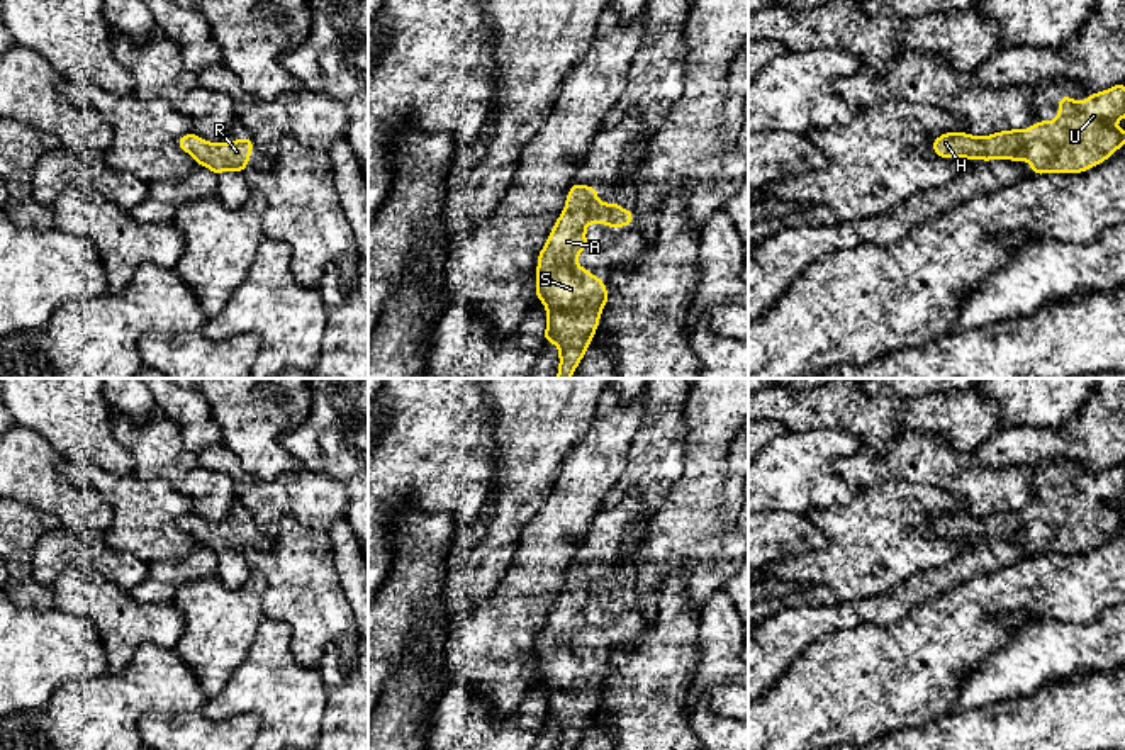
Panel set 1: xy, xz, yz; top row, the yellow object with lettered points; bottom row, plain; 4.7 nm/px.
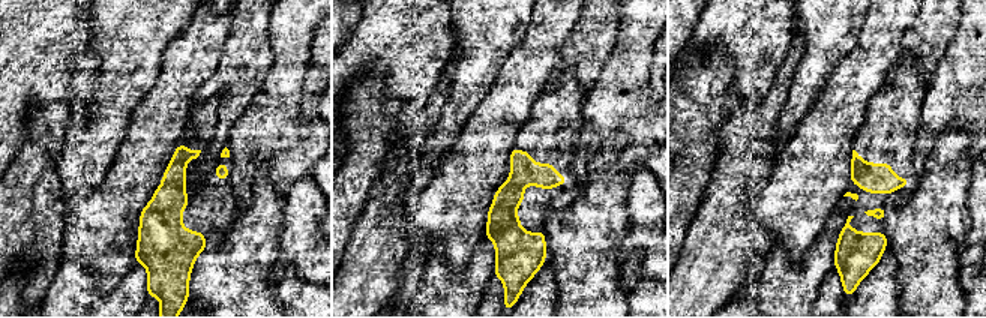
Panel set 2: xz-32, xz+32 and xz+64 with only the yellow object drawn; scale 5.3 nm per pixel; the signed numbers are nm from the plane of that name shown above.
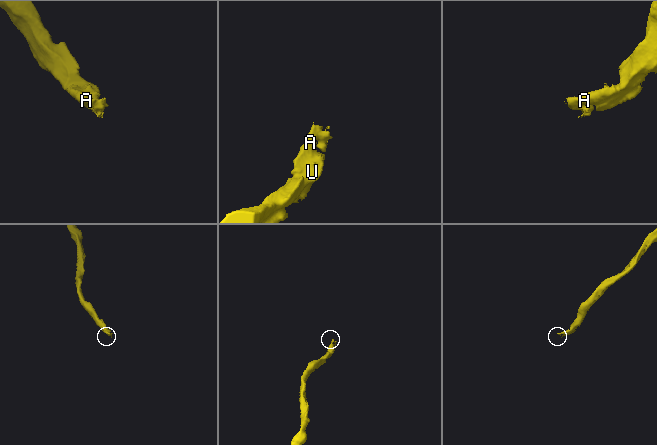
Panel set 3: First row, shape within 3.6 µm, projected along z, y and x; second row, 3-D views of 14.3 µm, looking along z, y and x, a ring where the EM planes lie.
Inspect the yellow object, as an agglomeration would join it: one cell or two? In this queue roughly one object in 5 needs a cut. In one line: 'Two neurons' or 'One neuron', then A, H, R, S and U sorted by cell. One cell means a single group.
One neuron. Groups: A H R S U

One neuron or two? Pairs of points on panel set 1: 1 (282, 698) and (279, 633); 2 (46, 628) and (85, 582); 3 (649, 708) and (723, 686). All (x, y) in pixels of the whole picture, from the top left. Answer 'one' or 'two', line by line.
1: one
2: two
3: two

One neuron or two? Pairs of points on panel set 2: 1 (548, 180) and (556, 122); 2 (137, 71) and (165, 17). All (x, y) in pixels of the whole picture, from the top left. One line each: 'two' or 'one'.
1: one
2: one

